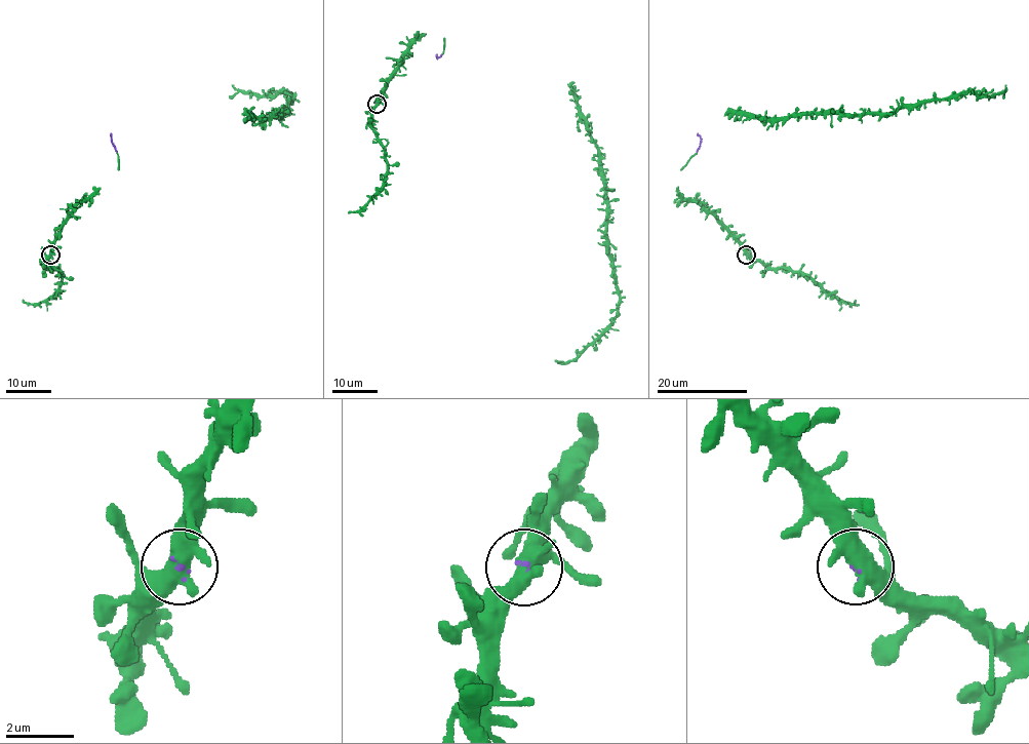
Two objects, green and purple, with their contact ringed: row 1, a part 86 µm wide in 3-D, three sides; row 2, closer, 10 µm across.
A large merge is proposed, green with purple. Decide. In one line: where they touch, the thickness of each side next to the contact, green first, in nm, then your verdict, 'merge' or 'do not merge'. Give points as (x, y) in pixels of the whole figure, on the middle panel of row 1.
(377, 104) | 440/70 nm | merge

